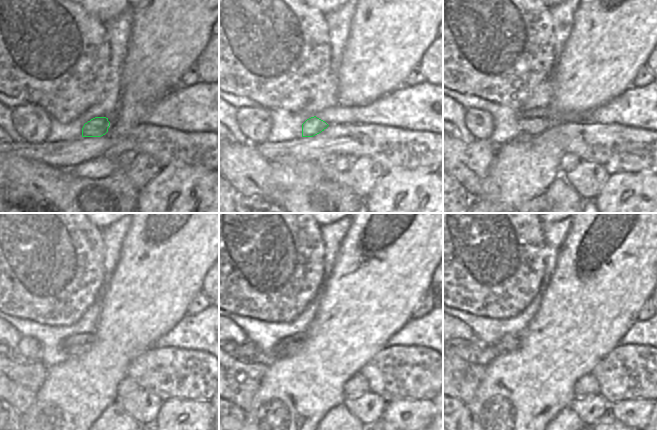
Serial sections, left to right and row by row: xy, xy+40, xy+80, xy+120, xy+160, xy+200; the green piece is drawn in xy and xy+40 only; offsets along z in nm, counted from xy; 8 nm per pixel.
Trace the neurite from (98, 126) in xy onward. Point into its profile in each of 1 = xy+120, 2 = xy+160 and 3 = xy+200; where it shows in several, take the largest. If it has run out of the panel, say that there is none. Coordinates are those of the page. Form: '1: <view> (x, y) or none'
1: xy+120 (75, 345)
2: xy+160 (288, 346)
3: xy+200 (511, 342)

